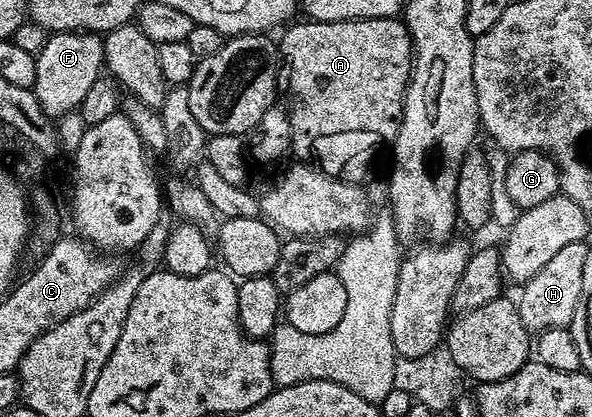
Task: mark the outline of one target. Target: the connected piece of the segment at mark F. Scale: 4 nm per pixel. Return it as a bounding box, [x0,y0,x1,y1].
[33,31,103,121]

